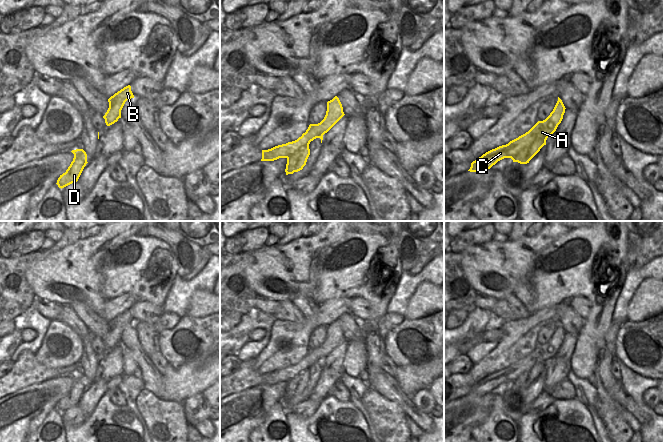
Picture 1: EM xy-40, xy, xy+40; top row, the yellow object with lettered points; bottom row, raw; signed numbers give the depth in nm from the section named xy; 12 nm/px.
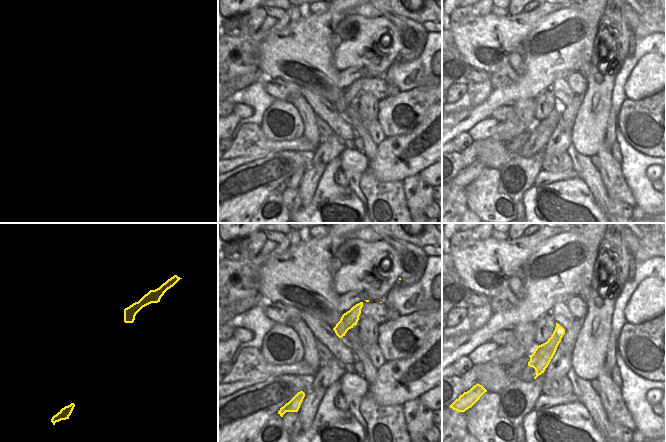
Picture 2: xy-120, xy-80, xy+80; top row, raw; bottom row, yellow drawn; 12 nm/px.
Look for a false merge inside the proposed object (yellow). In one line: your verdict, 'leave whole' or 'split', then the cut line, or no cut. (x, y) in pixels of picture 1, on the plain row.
split; cut in xy along (287, 382), (294, 381), (299, 385), (306, 385)

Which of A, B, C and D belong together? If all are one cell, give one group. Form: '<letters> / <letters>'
A B C / D

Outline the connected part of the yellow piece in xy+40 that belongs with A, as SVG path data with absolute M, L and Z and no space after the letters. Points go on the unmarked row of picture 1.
M558 321L558 325L543 345L538 345L528 356L510 365L506 369L492 373L471 387L470 396L484 396L504 382L520 382L522 386L529 386L546 369L546 364L557 353L563 343L565 330Z

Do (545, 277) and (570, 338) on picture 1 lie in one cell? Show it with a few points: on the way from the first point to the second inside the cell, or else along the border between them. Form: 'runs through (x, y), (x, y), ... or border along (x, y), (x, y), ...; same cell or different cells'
border along (578, 334), (575, 348), (570, 356); different cells

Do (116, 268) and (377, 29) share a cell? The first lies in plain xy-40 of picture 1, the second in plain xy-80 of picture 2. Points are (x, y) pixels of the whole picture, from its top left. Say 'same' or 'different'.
same

